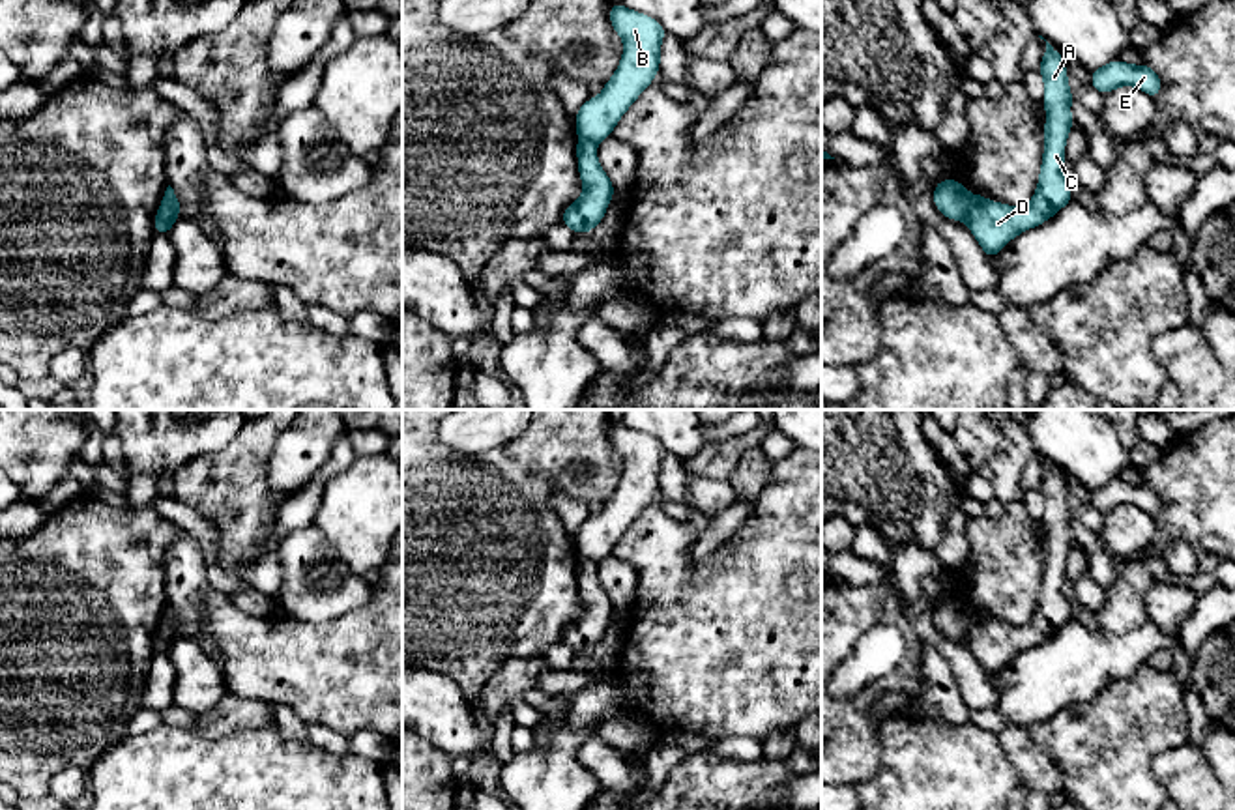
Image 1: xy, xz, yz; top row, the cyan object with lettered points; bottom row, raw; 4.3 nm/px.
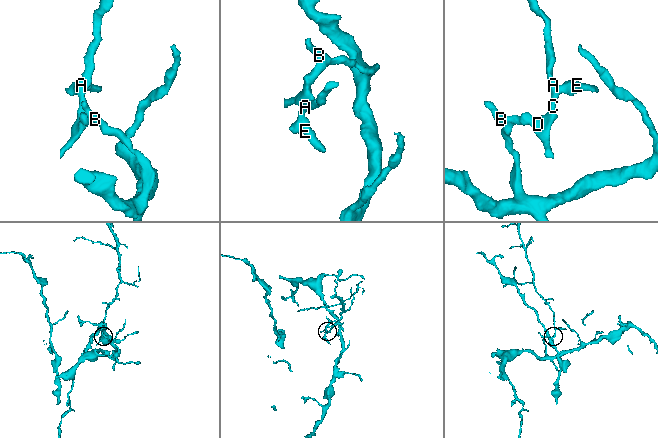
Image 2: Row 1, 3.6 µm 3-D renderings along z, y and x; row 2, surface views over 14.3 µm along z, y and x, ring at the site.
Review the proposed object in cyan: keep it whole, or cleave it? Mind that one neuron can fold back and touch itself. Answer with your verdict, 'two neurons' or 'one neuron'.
two neurons

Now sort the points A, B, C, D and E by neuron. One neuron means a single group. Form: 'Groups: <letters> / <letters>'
Groups: A C D E / B

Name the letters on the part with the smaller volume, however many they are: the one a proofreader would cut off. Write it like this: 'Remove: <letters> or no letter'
Remove: A, C, D, E

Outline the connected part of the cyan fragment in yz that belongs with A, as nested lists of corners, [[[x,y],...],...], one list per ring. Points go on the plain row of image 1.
[[[1048,460],[1039,492],[1044,498],[1042,522],[1046,528],[1046,544],[1042,586],[1031,621],[1024,627],[1016,627],[975,614],[966,636],[971,653],[990,679],[1012,657],[1042,644],[1072,619],[1070,604],[1061,587],[1067,582],[1067,556],[1074,546],[1070,535],[1074,516],[1068,507],[1063,475]]]

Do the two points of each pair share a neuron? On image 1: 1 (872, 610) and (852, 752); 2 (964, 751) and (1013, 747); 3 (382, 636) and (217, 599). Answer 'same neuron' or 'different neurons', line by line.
1: same neuron
2: different neurons
3: same neuron

